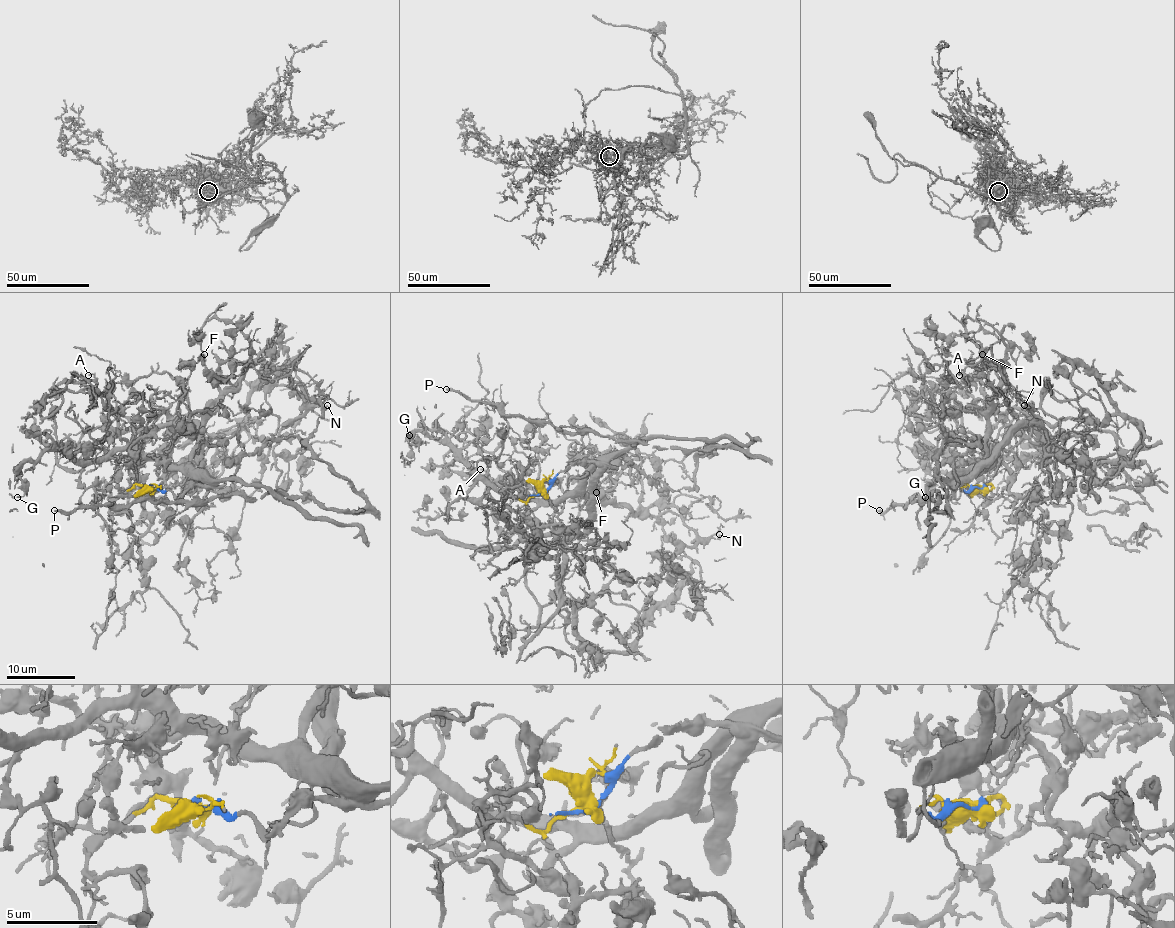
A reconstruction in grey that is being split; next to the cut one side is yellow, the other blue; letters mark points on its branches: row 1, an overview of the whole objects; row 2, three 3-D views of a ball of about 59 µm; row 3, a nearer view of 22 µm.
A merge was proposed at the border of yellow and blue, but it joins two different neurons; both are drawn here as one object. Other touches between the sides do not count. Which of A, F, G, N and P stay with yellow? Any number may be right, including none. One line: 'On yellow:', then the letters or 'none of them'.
On yellow: A, F, G, N

